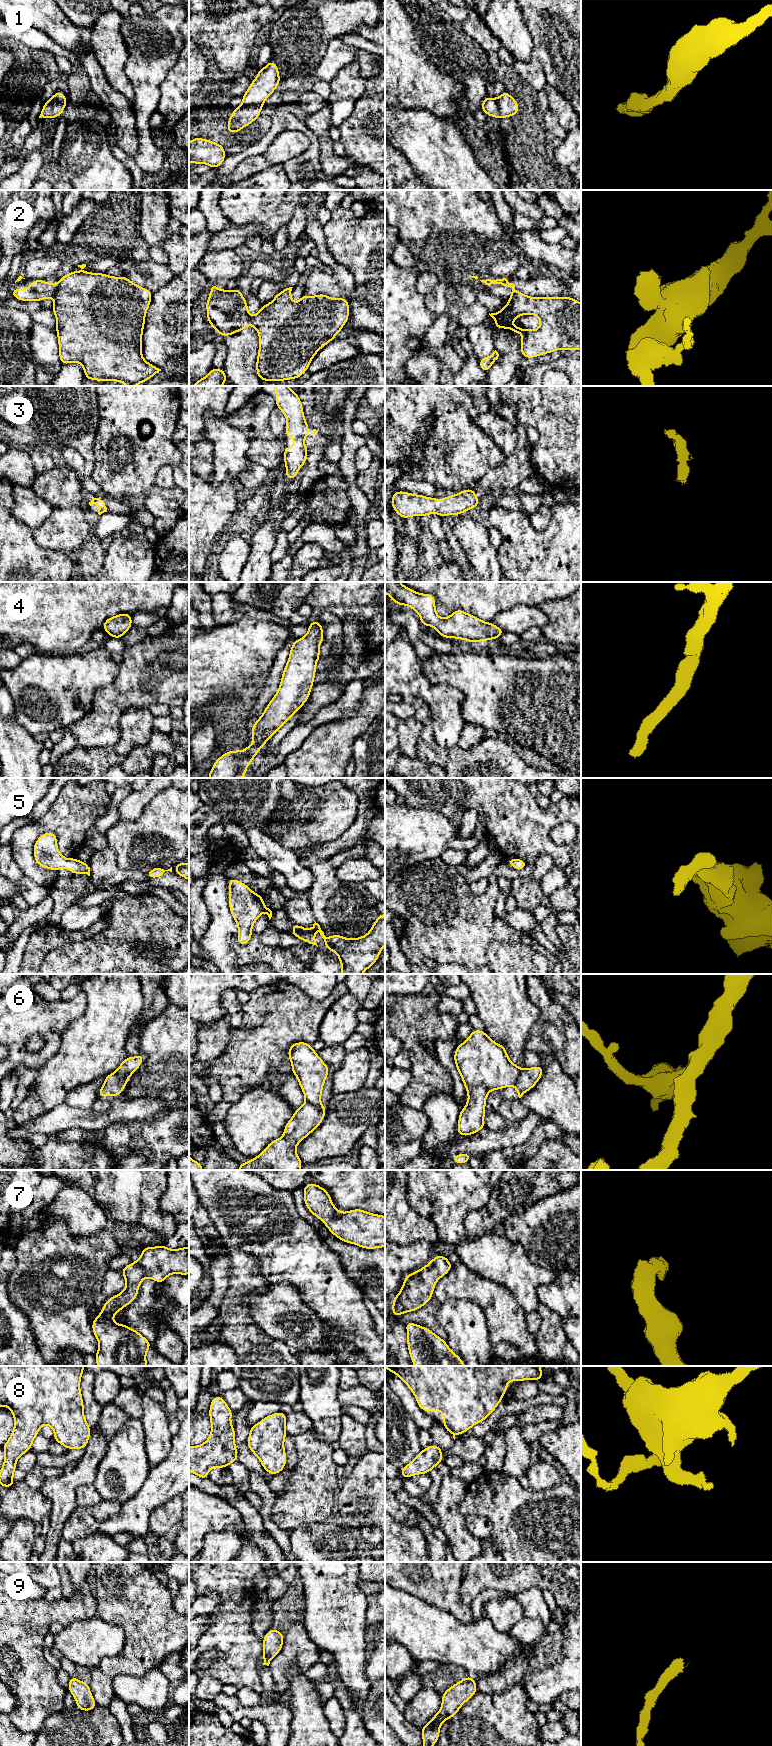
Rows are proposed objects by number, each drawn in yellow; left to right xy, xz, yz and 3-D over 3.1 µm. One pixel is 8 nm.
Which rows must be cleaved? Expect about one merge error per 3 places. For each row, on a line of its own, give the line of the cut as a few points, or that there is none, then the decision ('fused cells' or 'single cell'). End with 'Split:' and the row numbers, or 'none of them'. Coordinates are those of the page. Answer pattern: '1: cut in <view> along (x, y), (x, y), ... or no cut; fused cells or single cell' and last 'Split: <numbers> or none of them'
1: no cut; single cell
2: cut in xy along (59, 284), (51, 296); fused cells
3: no cut; single cell
4: no cut; single cell
5: no cut; single cell
6: cut in xz along (305, 1101), (321, 1106); fused cells
7: no cut; single cell
8: no cut; single cell
9: no cut; single cell
Split: 2, 6

